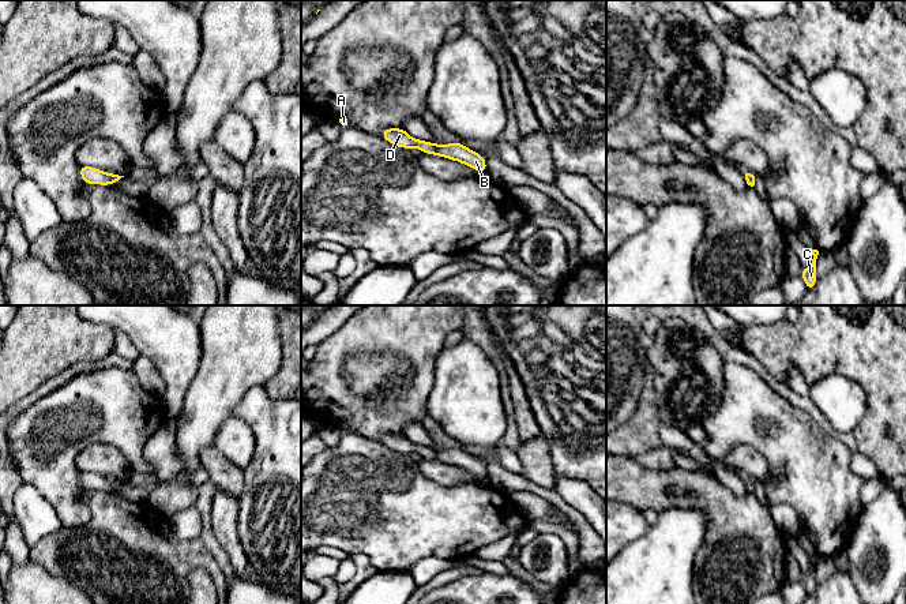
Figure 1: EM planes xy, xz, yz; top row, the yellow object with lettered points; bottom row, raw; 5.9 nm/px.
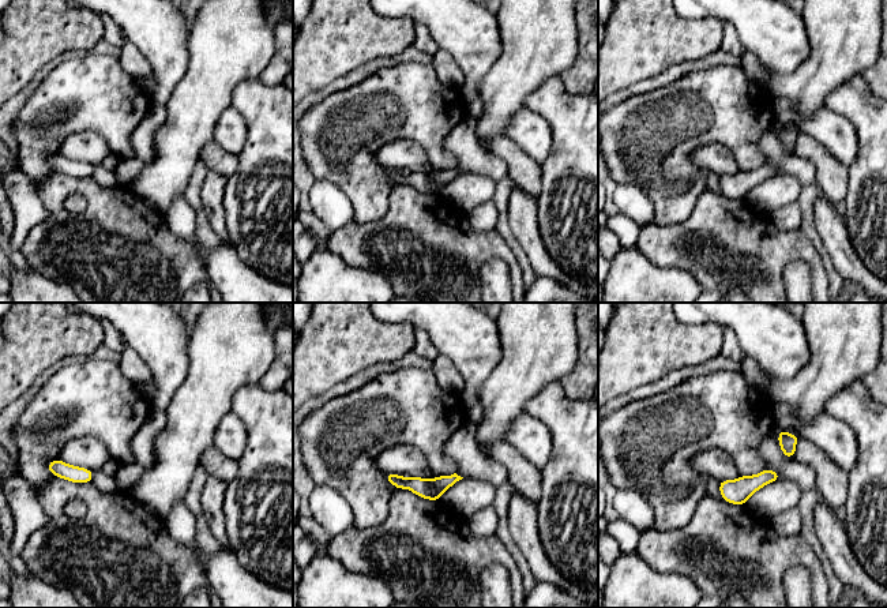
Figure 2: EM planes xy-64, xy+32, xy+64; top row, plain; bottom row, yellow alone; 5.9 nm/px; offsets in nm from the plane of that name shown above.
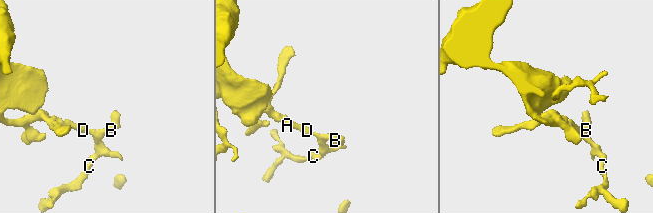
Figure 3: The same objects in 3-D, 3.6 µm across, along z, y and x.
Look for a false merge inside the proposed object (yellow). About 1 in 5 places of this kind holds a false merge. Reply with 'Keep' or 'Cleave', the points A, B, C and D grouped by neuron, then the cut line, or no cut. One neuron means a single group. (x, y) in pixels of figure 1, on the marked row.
Keep. Groups: A B C D. No split

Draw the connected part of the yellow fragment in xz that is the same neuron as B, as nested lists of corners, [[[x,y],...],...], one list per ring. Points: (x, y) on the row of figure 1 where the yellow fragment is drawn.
[[[386,128],[380,136],[396,147],[416,147],[425,154],[433,154],[452,161],[458,161],[477,172],[486,173],[485,158],[481,154],[466,147],[463,143],[437,145],[432,142],[425,142],[414,139],[402,128]]]

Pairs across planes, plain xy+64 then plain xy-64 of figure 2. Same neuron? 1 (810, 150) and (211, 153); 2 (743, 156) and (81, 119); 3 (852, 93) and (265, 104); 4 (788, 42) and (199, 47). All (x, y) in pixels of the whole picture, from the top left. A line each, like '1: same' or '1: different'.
1: same
2: same
3: same
4: different

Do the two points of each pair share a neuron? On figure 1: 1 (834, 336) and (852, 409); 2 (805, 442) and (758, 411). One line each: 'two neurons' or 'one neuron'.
1: two neurons
2: one neuron

